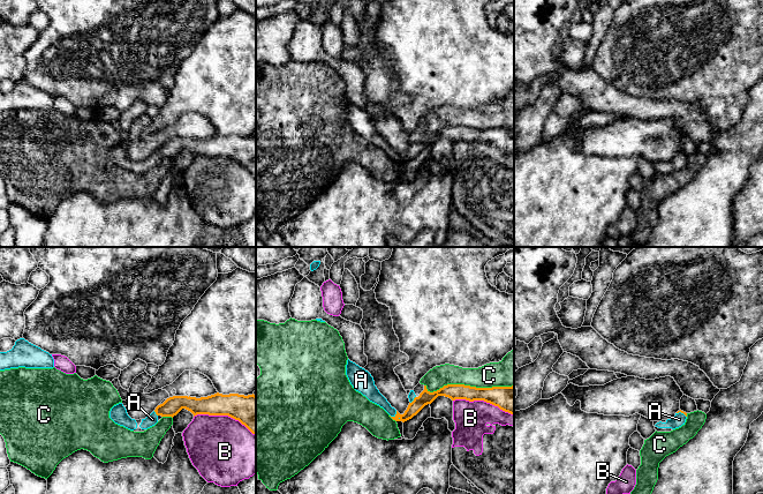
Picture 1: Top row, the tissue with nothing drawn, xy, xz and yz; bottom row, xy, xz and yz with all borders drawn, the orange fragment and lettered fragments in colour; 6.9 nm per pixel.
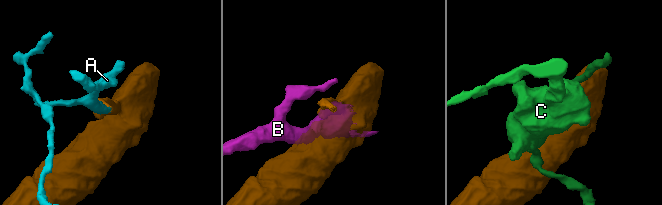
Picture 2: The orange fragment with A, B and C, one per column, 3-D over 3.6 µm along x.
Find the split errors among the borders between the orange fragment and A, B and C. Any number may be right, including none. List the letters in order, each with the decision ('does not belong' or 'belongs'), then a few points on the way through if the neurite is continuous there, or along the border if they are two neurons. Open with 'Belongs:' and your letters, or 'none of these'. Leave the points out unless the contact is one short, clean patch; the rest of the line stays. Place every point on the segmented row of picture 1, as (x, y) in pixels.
Belongs: A
A: belongs; runs through xz (418, 403), (405, 417), (393, 417), (369, 390)
B: does not belong
C: does not belong

